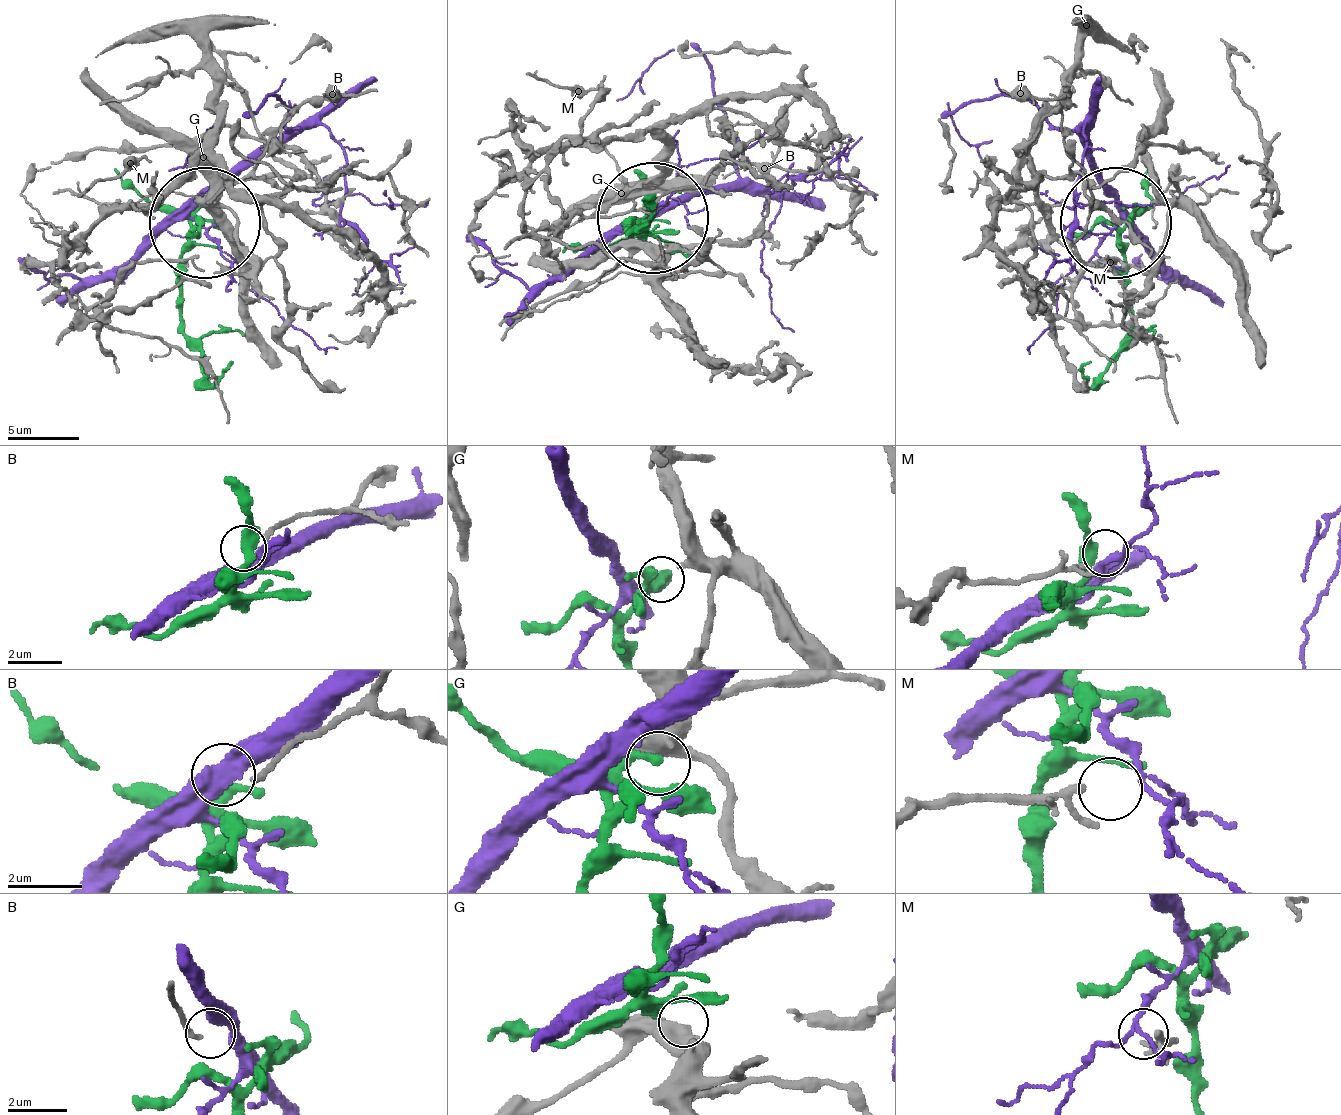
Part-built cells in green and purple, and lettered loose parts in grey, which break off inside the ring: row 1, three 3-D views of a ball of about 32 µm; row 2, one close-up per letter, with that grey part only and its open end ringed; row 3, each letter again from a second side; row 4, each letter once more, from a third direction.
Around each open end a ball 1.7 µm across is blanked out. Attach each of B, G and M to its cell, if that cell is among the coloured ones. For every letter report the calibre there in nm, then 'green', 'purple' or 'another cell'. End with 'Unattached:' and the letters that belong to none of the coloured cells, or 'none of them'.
B: 170 nm thick; another cell
G: 320 nm thick; green
M: 130 nm thick; another cell
Unattached: B, M

